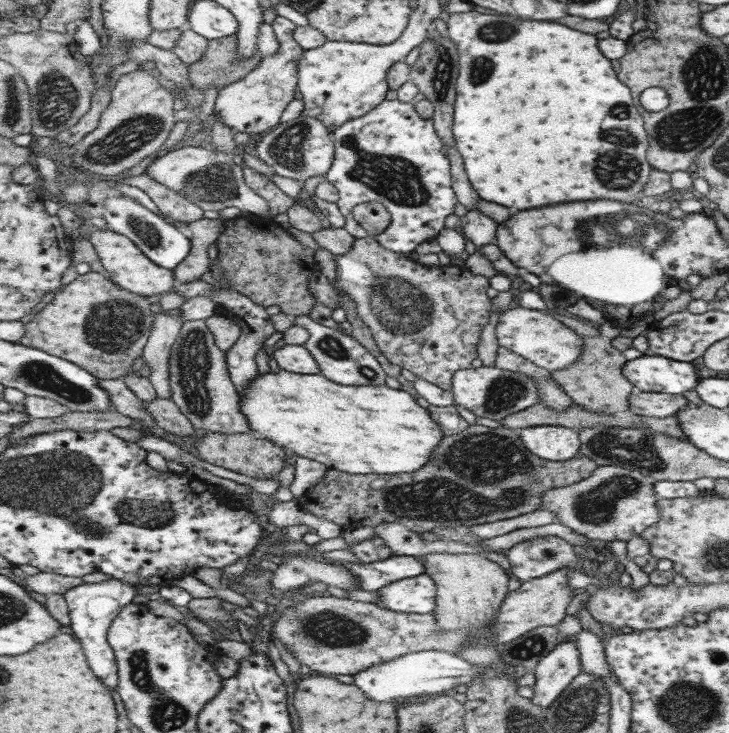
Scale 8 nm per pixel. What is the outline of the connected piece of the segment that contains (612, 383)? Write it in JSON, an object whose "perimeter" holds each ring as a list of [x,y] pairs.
{"perimeter":[[[605,322],[597,328],[599,336],[584,337],[583,356],[569,368],[555,370],[552,376],[556,382],[563,386],[575,403],[587,407],[593,412],[605,412],[605,415],[614,415],[627,411],[629,401],[627,398],[636,390],[631,381],[623,376],[622,367],[626,364],[621,351],[609,343],[619,334],[619,328],[613,322]]]}

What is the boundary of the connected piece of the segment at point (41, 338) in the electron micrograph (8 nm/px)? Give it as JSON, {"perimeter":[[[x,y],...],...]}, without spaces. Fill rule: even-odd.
{"perimeter":[[[103,273],[79,275],[27,323],[27,334],[19,343],[70,360],[99,379],[124,376],[135,358],[144,353],[157,315],[155,299],[134,293],[111,282]]]}

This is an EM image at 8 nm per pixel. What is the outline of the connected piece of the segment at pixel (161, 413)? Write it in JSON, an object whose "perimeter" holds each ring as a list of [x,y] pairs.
{"perimeter":[[[158,397],[153,401],[145,401],[149,414],[157,420],[160,431],[179,436],[195,436],[195,425],[183,414],[183,411],[172,399]]]}

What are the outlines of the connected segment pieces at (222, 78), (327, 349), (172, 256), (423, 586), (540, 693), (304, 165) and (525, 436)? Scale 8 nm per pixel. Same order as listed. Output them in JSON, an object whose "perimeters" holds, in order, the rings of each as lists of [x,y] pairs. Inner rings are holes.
{"perimeters":[[[[239,36],[213,39],[209,41],[207,52],[199,62],[189,65],[189,77],[195,87],[206,90],[209,86],[223,87],[243,80],[259,63],[263,55],[257,52],[251,58],[243,58],[239,54]]],[[[299,316],[294,318],[294,321],[295,324],[305,327],[310,332],[309,341],[304,344],[305,348],[311,351],[315,360],[318,361],[321,373],[329,378],[329,380],[335,380],[337,384],[347,386],[385,385],[387,374],[385,374],[381,362],[361,342],[357,342],[357,338],[323,326],[323,324],[315,322],[309,316]]],[[[121,195],[114,198],[109,196],[104,201],[103,213],[103,218],[106,221],[108,229],[127,236],[147,256],[150,256],[150,259],[155,261],[155,264],[163,265],[163,267],[169,268],[172,271],[190,255],[191,249],[194,248],[190,234],[187,231],[169,224],[167,219],[163,219],[161,216],[155,214],[155,212],[151,212],[149,208],[145,208],[137,200],[123,198]]],[[[426,572],[403,578],[378,590],[378,605],[395,612],[431,614],[438,600],[438,582]]],[[[574,638],[561,640],[534,670],[536,684],[532,702],[543,710],[548,710],[573,680],[584,673]]],[[[299,115],[299,118],[281,124],[273,132],[267,132],[254,142],[255,154],[280,177],[303,181],[317,176],[327,175],[332,168],[335,158],[334,138],[327,125],[315,117]]],[[[543,425],[523,428],[520,435],[524,445],[545,460],[568,461],[581,455],[583,441],[576,429]]]]}

